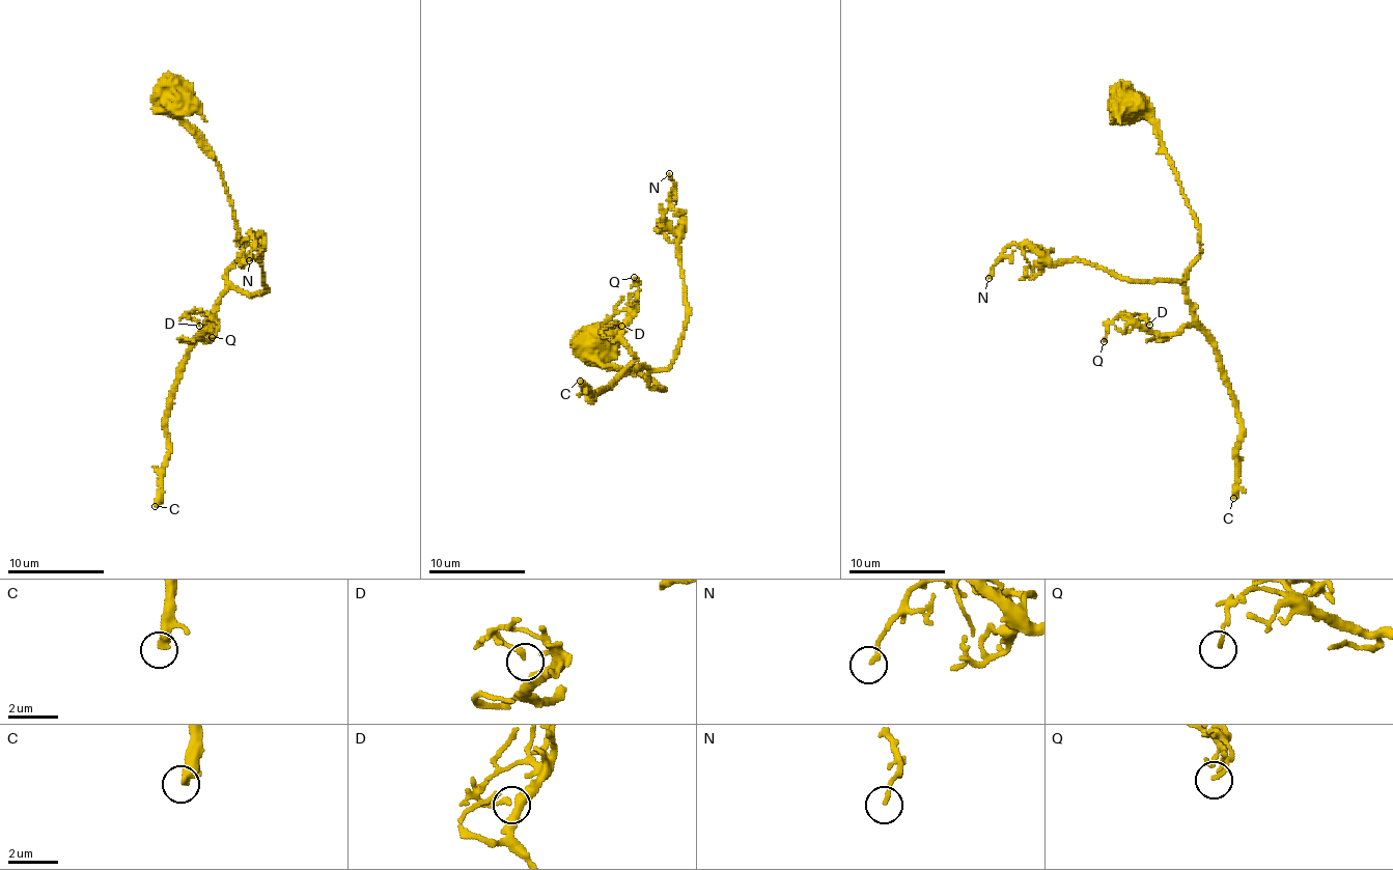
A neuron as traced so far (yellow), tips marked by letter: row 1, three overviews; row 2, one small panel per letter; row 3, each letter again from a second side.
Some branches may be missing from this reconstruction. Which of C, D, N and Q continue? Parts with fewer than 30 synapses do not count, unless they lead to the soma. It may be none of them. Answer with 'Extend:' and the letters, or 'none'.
Extend: C

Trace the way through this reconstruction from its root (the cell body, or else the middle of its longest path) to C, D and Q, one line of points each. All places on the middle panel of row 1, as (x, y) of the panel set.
C: (592, 343), (605, 365), (632, 369), (664, 390), (651, 387), (640, 365), (593, 399), (580, 381)
D: (592, 343), (605, 365), (664, 390), (649, 384), (647, 368), (629, 369), (629, 310), (609, 320), (621, 326)
Q: (592, 343), (605, 365), (664, 390), (647, 368), (629, 369), (634, 277)

